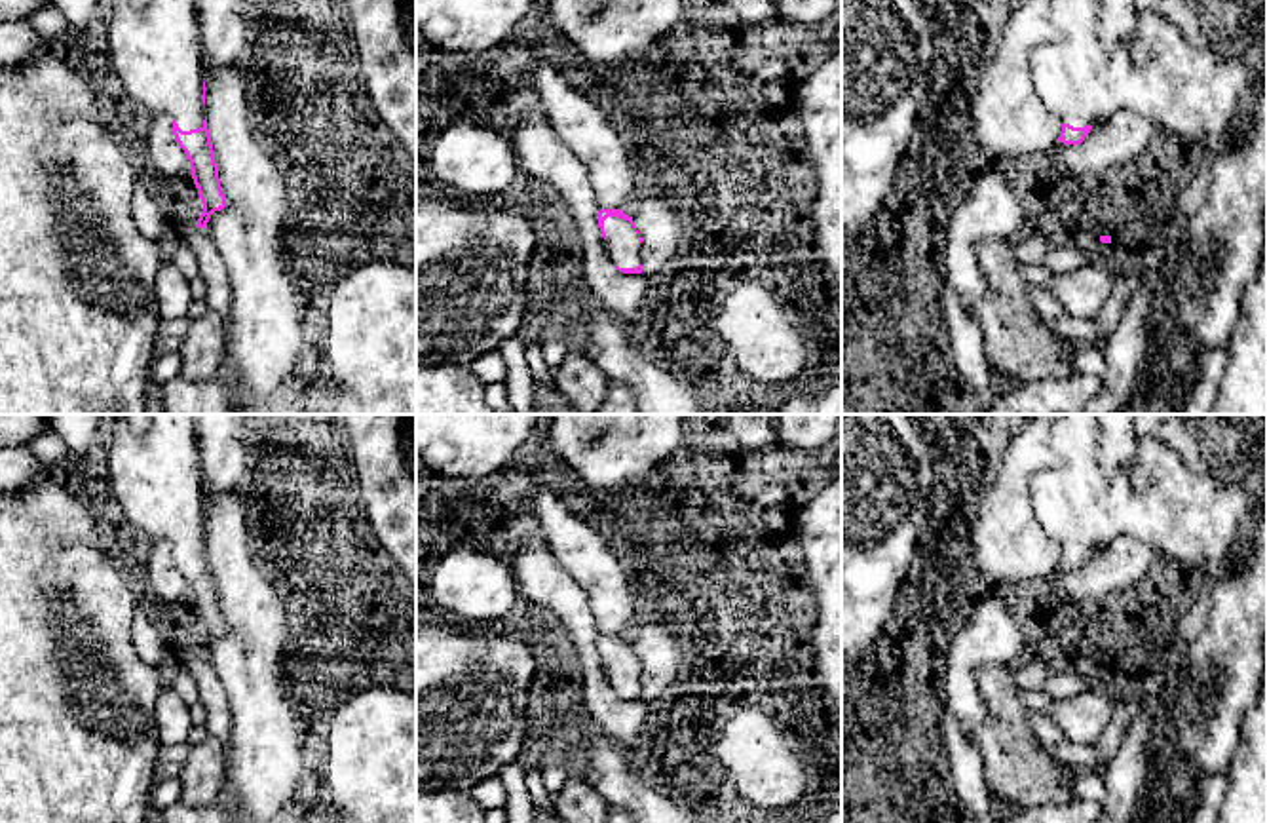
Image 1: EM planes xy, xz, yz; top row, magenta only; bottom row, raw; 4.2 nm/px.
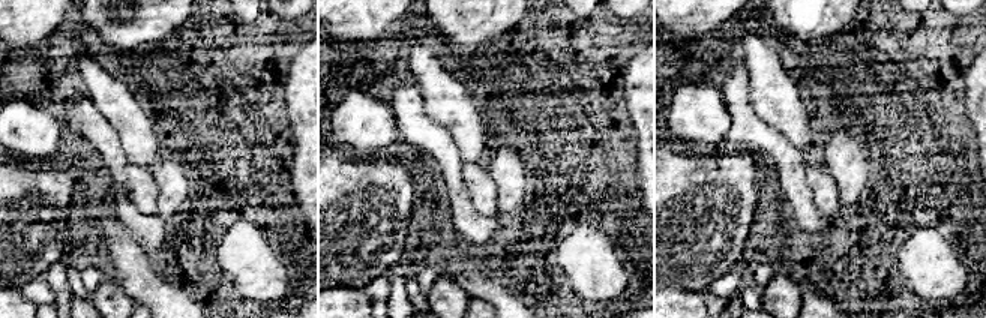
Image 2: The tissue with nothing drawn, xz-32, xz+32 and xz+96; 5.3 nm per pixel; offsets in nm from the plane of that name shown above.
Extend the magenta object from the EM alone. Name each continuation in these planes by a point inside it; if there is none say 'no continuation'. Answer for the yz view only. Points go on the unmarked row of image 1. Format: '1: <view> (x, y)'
1: yz (1191, 519)

